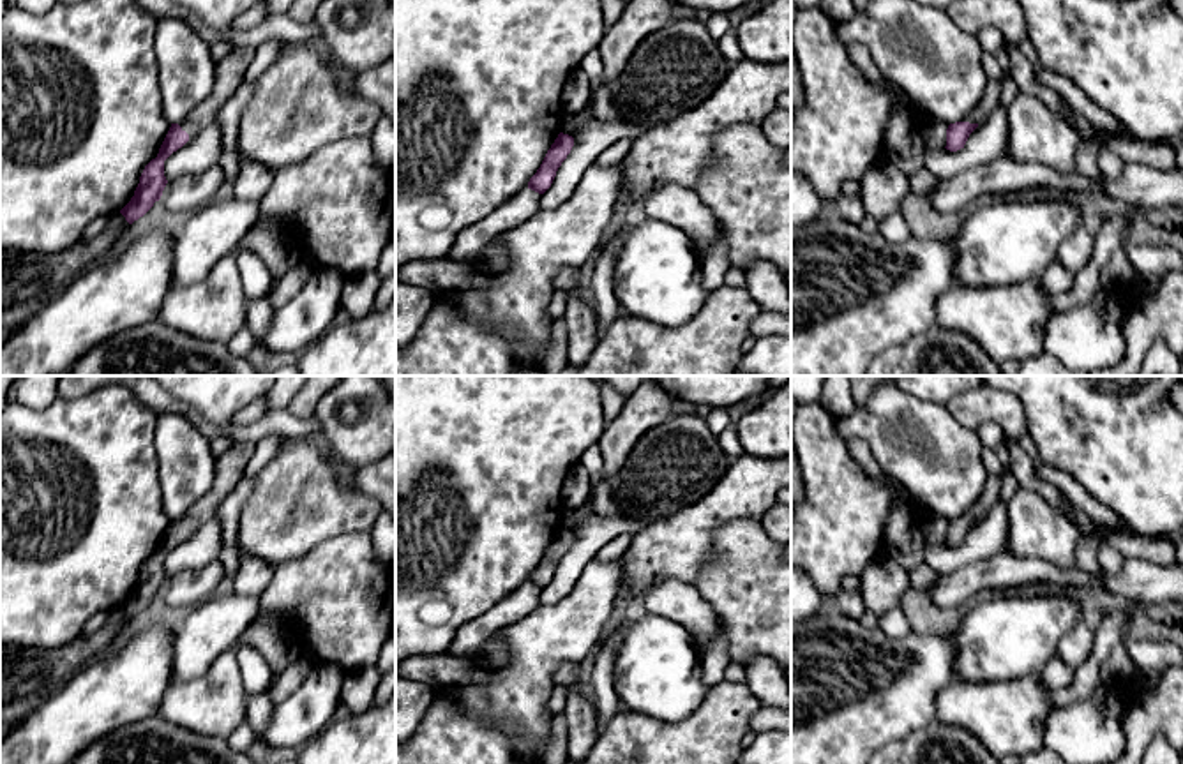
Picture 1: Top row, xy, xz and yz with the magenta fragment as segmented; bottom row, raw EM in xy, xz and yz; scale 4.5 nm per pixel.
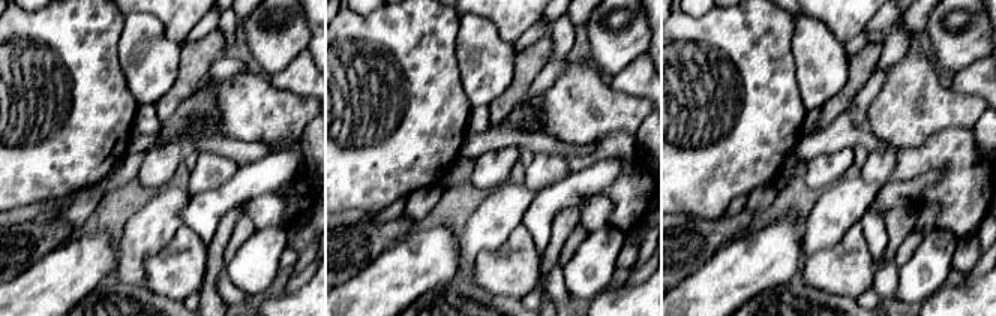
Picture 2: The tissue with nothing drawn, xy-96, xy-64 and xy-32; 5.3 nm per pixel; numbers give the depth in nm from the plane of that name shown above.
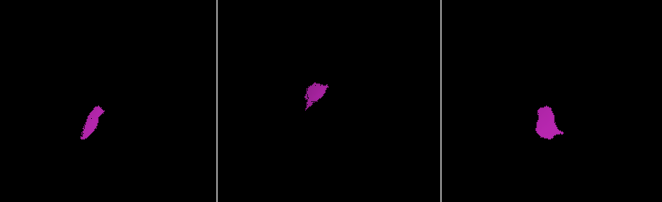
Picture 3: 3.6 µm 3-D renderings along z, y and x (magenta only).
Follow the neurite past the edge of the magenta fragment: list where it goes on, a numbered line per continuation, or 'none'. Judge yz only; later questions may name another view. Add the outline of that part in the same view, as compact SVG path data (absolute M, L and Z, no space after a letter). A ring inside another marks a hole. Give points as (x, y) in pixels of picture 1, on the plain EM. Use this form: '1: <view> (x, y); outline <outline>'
1: yz (989, 496); outline M989 476L980 499L971 505L961 517L982 521L999 503L1001 476Z

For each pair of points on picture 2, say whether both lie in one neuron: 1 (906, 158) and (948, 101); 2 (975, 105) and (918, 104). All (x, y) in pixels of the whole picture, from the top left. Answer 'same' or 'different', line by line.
1: different
2: same

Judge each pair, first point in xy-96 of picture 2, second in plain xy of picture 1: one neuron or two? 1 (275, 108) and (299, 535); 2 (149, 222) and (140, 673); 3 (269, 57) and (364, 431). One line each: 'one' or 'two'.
1: one
2: two
3: one

